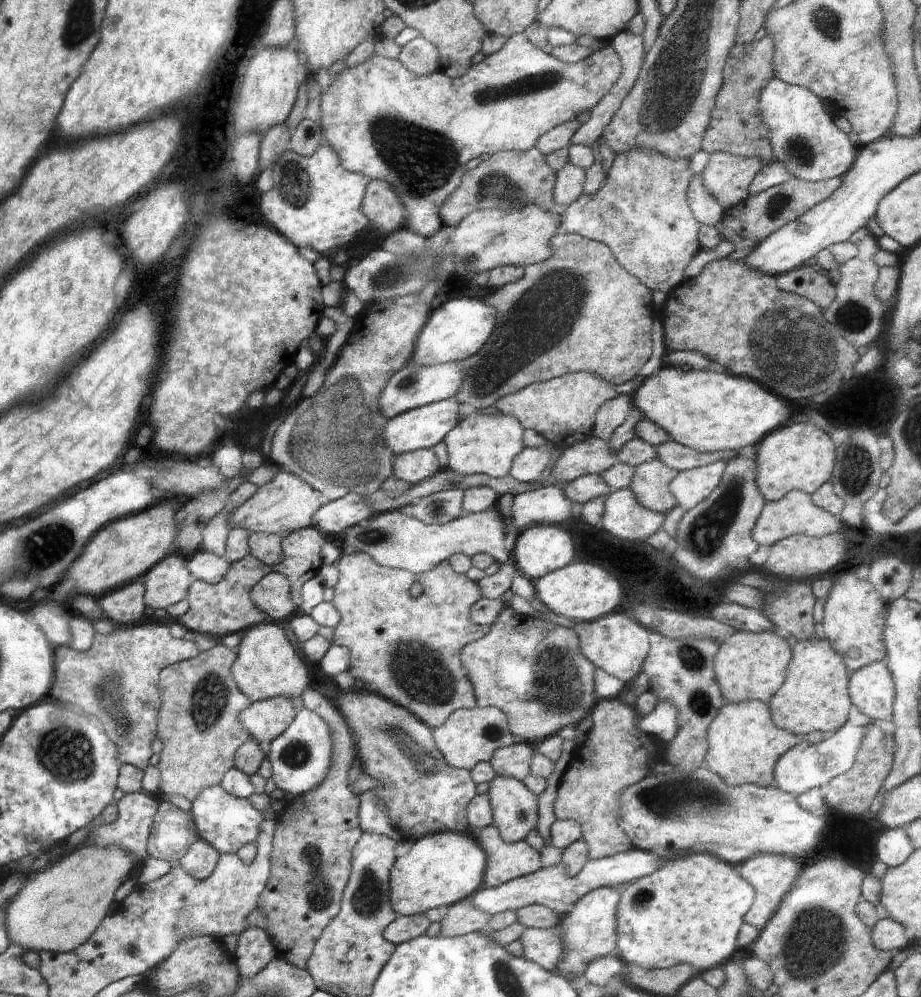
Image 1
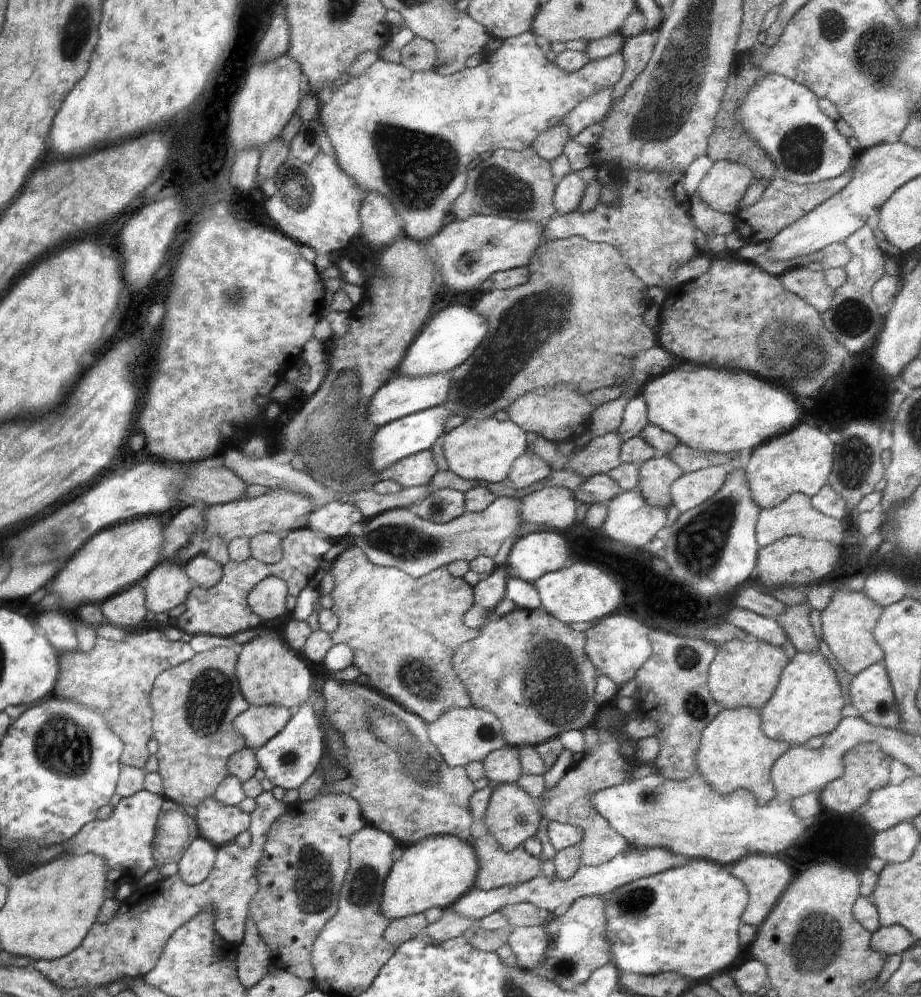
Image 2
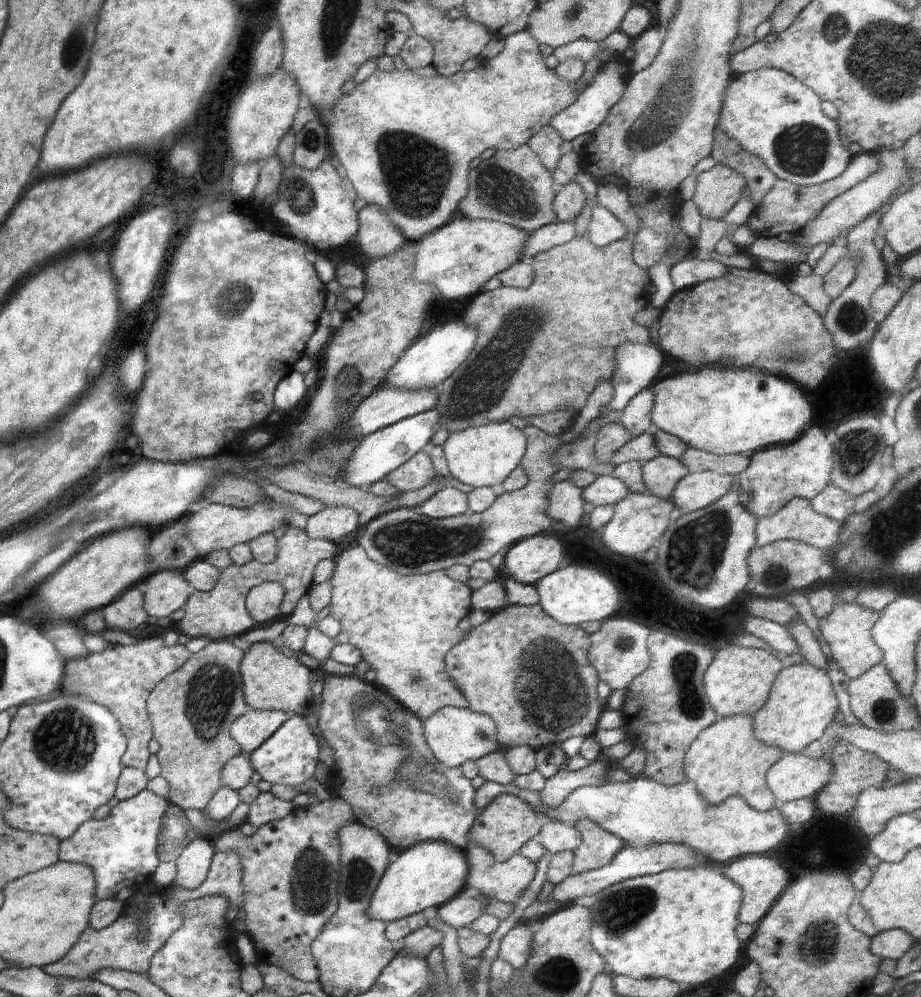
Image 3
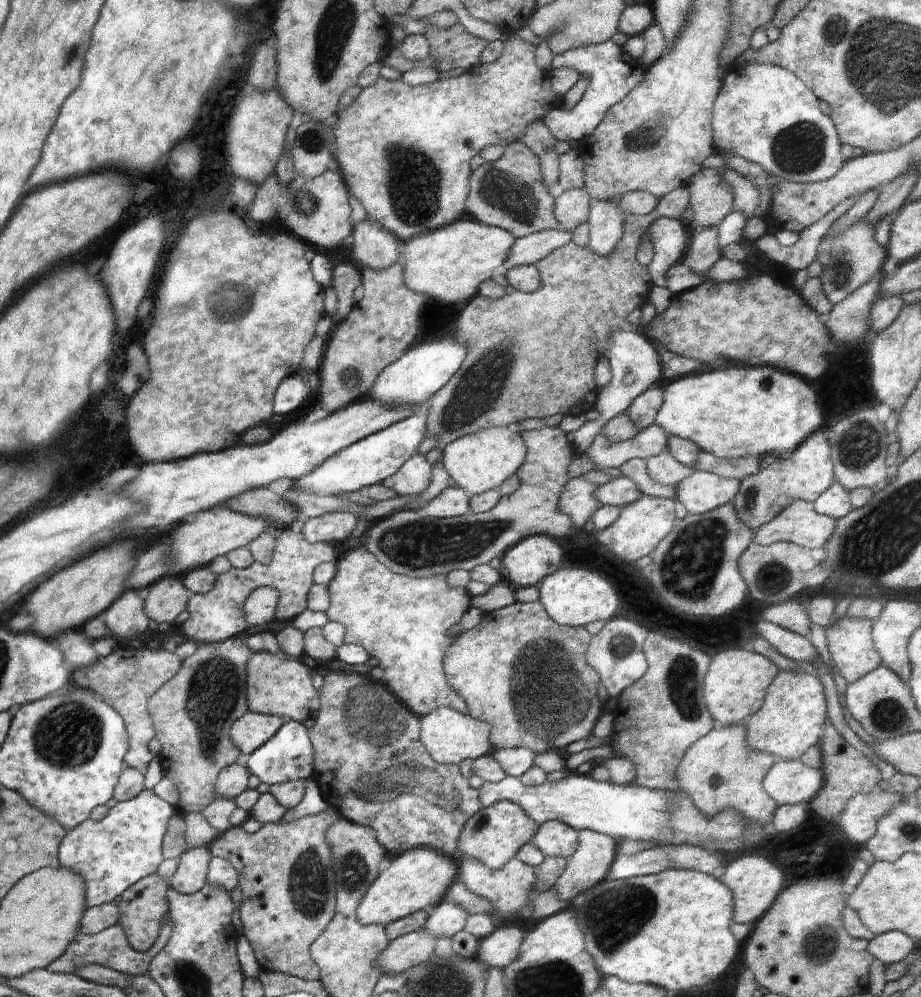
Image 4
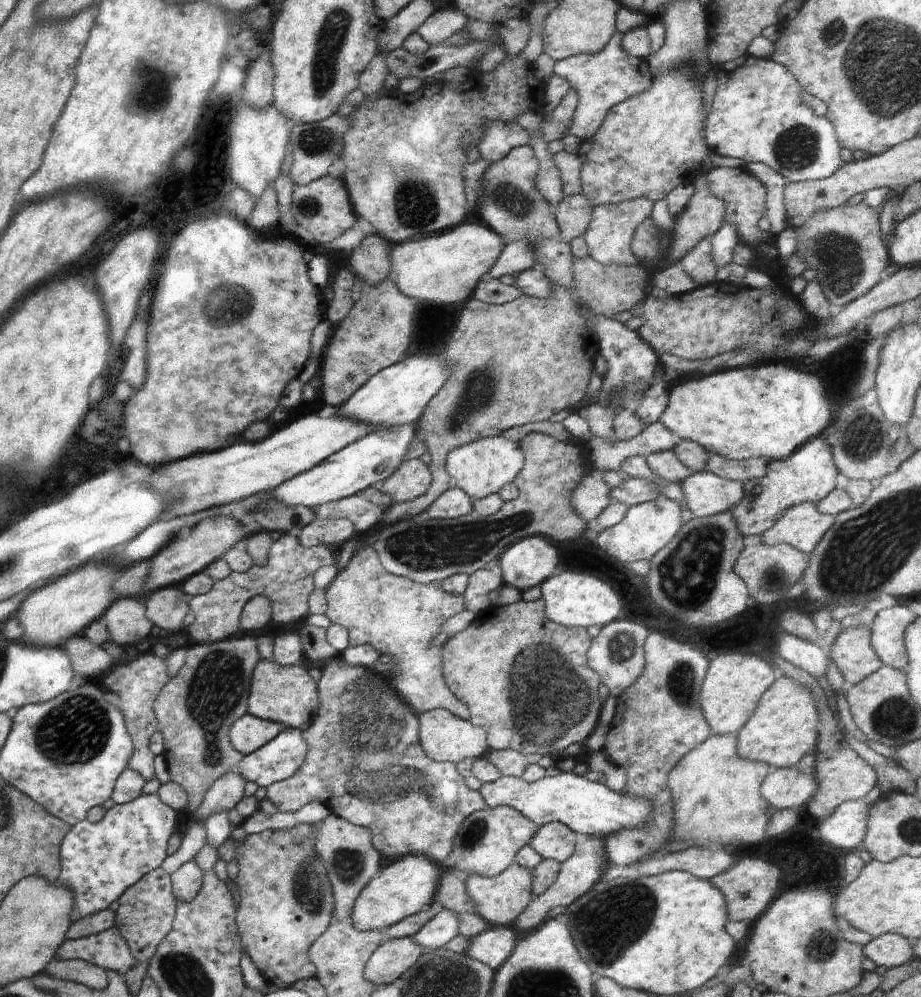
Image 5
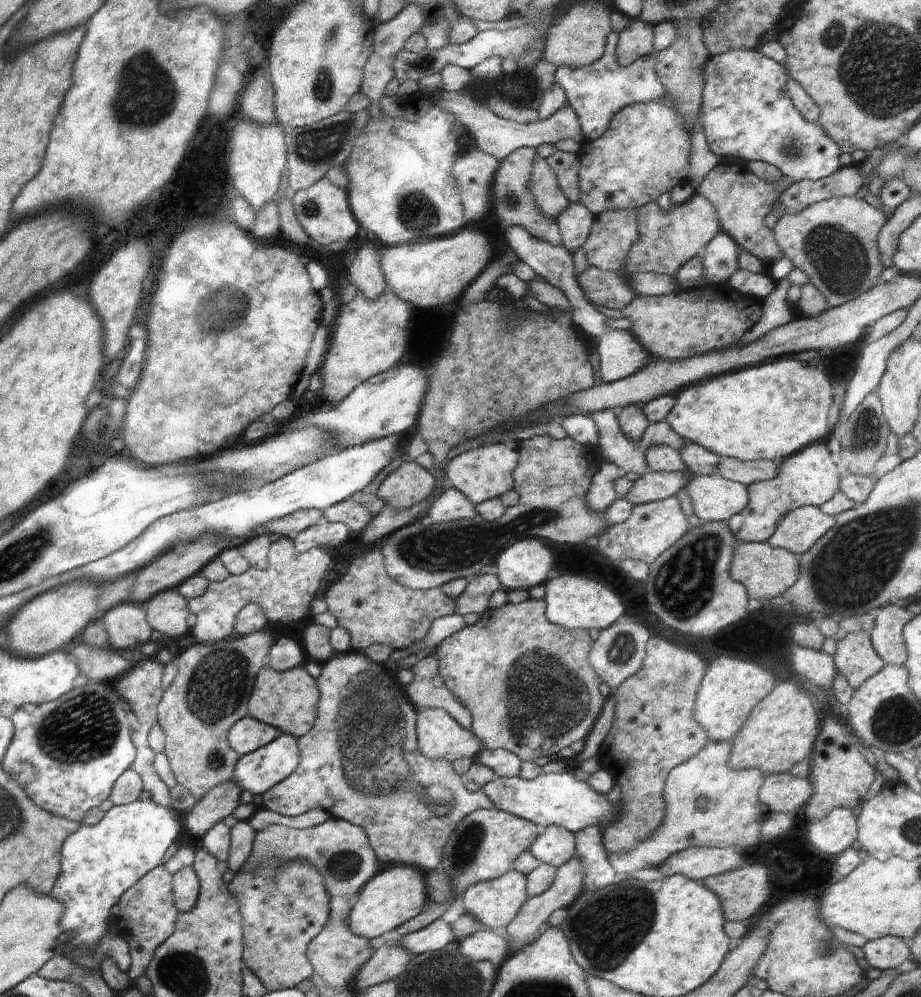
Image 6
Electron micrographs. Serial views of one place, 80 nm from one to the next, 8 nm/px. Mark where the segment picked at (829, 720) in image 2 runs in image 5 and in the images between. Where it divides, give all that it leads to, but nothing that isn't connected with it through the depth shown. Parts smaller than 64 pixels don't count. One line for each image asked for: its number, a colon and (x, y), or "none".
3: (802, 703)
4: (792, 719)
5: (783, 729)

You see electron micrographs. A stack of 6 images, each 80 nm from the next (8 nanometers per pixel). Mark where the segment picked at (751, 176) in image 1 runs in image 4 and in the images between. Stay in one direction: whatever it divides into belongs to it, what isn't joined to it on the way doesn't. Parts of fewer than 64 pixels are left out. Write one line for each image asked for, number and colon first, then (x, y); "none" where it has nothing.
2: (724, 186)
3: (717, 190)
4: (711, 199)

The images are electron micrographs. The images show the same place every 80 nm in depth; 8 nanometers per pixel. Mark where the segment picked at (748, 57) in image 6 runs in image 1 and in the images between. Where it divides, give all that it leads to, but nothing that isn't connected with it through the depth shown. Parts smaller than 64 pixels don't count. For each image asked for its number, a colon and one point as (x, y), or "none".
1: (802, 133)
2: (783, 117)
3: (772, 115)
4: (764, 113)
5: (758, 114)

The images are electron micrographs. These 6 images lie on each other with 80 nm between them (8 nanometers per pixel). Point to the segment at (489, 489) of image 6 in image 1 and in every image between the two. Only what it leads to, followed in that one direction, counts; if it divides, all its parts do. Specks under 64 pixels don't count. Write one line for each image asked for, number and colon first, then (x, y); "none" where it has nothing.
1: (486, 444)
2: (479, 449)
3: (481, 456)
4: (483, 460)
5: (483, 467)

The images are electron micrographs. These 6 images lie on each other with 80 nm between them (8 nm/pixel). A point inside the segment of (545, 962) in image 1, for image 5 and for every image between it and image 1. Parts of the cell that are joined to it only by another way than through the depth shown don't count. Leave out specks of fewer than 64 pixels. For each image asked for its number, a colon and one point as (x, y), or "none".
2: (531, 944)
3: (515, 947)
4: (502, 947)
5: (493, 946)

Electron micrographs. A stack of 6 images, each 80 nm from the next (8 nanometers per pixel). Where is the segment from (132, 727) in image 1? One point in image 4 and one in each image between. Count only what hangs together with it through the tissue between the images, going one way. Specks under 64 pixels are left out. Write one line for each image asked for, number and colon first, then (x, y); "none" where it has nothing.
2: (116, 677)
3: (121, 677)
4: (127, 678)

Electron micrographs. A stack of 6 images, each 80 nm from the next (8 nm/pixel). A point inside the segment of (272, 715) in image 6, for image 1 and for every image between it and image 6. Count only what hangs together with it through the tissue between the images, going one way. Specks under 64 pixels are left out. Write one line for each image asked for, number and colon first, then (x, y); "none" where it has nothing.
1: (268, 666)
2: (269, 672)
3: (272, 681)
4: (278, 686)
5: (286, 694)

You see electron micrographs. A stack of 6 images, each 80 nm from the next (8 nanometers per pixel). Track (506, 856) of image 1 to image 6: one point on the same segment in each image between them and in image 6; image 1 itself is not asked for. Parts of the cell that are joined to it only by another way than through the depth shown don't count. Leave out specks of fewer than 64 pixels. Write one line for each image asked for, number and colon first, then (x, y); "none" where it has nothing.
2: (498, 867)
3: (504, 881)
4: (508, 888)
5: (500, 899)
6: (495, 903)

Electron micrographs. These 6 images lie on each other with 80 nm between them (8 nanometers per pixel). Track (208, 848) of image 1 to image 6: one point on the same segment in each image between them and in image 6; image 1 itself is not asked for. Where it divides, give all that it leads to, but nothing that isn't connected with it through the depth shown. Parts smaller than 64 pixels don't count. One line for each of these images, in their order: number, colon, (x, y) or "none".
2: (197, 862)
3: (193, 864)
4: (191, 875)
5: (187, 881)
6: (186, 885)

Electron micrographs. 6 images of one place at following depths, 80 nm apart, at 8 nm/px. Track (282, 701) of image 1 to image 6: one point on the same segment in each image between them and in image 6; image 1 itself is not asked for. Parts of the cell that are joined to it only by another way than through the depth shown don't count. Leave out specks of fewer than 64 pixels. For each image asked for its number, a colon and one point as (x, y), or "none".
2: (258, 724)
3: (254, 728)
4: (253, 729)
5: (252, 733)
6: (251, 734)

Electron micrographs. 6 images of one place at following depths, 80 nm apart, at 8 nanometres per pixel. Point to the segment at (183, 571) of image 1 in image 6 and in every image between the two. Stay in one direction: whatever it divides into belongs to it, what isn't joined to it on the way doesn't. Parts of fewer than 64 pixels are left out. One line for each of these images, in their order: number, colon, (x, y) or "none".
2: (168, 585)
3: (167, 590)
4: (166, 598)
5: (166, 607)
6: (167, 612)

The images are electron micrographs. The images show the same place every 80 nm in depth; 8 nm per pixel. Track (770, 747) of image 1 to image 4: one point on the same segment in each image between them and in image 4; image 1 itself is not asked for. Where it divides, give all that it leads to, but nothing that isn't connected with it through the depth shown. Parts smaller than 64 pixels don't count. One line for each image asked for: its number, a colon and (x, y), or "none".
2: (735, 753)
3: (727, 759)
4: (720, 770)

